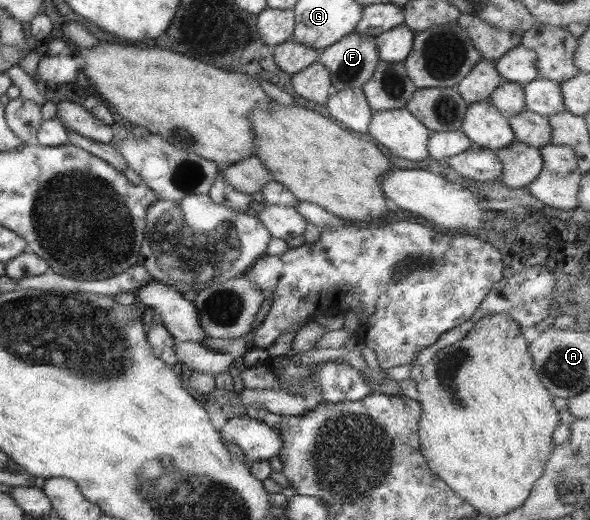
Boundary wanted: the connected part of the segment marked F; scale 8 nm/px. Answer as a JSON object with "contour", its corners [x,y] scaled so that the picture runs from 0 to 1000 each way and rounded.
{"contour":[[[602,62],[553,88],[536,112],[558,137],[566,175],[615,165],[642,117],[634,71]]]}

